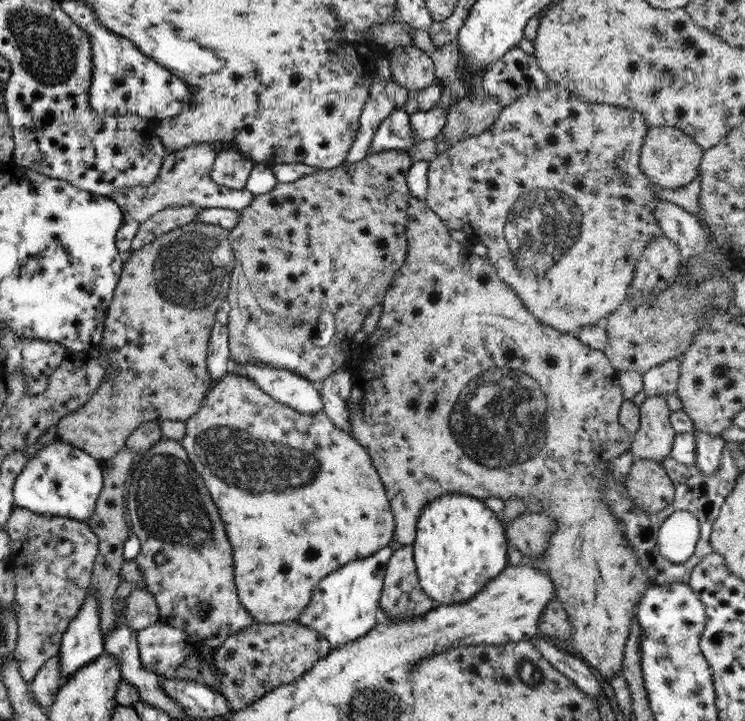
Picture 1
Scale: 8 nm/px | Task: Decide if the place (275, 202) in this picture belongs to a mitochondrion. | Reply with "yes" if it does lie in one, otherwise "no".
no

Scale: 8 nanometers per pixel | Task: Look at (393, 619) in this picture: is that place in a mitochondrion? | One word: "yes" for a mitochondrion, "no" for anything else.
no

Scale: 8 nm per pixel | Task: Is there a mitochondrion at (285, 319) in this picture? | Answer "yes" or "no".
yes

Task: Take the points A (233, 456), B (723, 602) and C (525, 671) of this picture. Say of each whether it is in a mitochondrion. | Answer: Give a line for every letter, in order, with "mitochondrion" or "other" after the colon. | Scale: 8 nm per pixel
A: mitochondrion
B: other
C: mitochondrion

